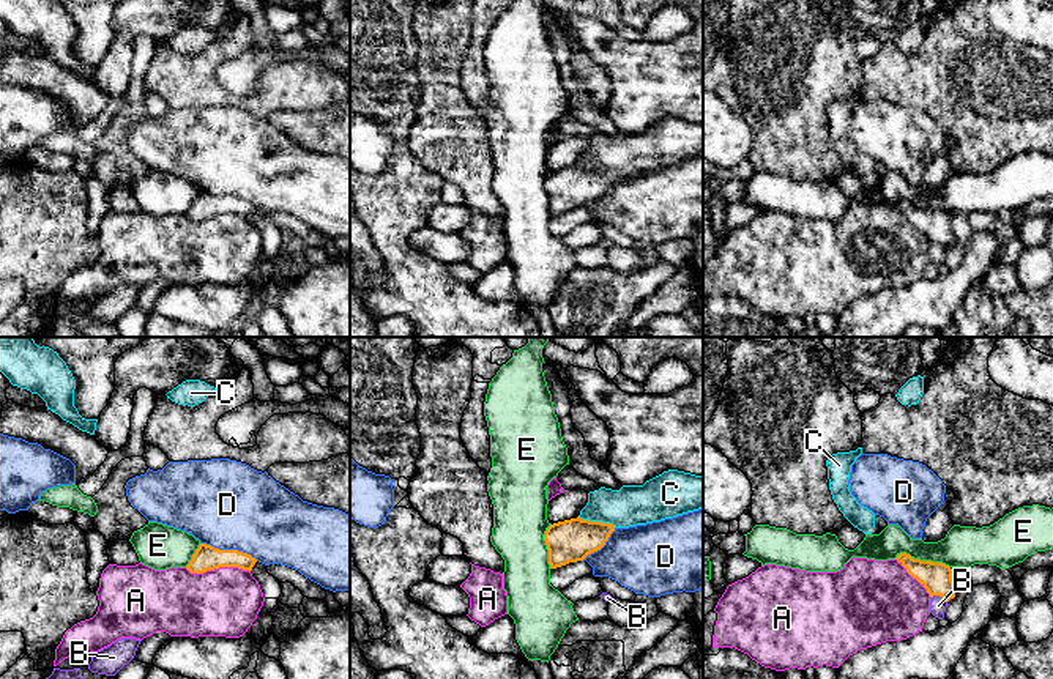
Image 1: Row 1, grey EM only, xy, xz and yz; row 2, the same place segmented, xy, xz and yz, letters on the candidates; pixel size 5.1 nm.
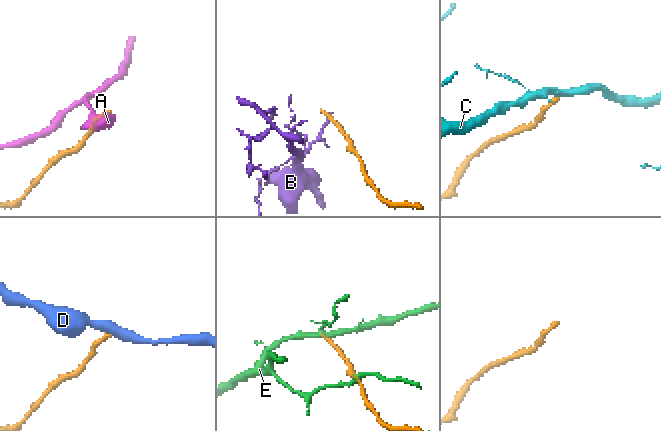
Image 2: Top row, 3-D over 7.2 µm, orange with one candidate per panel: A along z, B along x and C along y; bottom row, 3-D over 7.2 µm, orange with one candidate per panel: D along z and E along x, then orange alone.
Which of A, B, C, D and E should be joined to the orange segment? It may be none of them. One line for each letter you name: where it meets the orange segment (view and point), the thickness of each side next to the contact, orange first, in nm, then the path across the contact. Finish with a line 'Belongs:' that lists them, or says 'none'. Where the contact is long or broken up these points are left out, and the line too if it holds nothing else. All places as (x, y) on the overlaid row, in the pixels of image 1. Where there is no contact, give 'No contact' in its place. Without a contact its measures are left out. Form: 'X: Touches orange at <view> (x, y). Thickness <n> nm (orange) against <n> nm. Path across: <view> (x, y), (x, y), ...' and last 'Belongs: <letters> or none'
C: Touches orange at xz (596, 522). Thickness 220 nm (orange) against 200 nm. Path across: xz (569, 541), (582, 536), (596, 522), (609, 509), (632, 504)
Belongs: C

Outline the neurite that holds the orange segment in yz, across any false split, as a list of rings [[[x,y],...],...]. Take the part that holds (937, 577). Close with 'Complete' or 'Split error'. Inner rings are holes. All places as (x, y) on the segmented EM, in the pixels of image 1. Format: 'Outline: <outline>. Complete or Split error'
Outline: [[[906,553],[895,558],[906,572],[916,578],[930,594],[943,597],[946,602],[955,597],[955,586],[952,581],[952,569],[943,562],[914,559]]]. Complete

